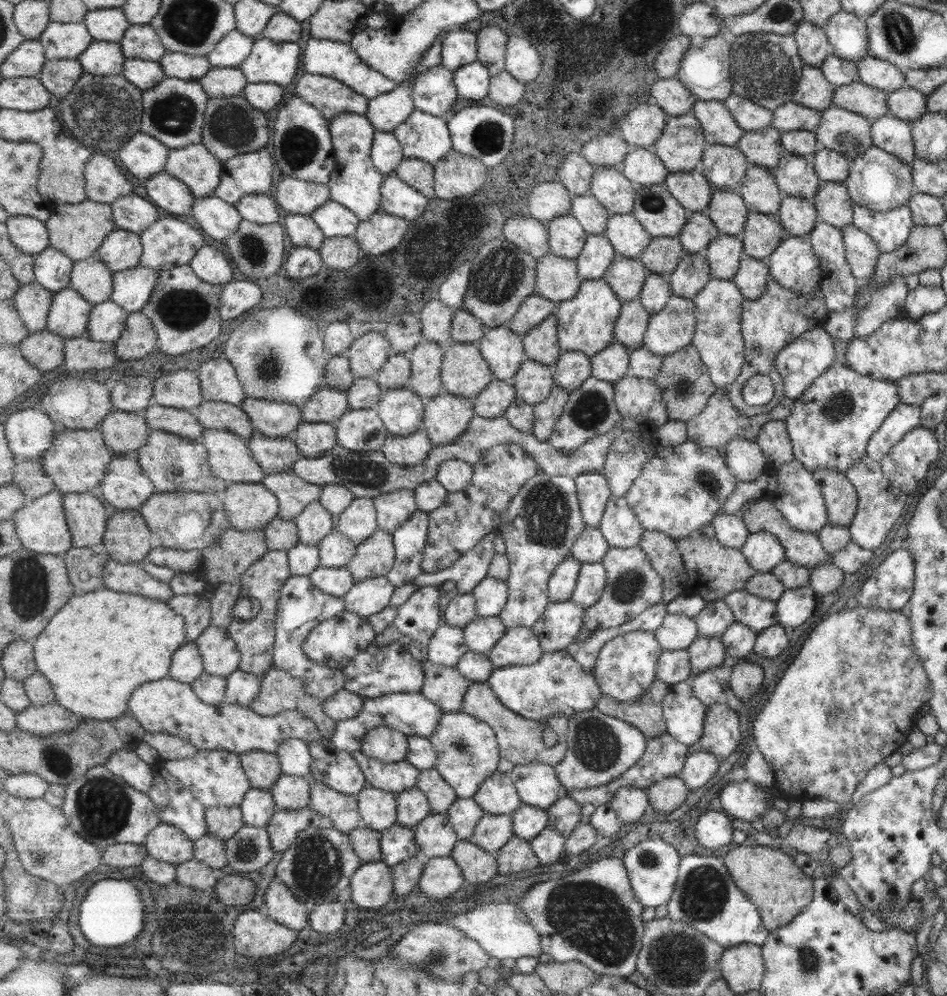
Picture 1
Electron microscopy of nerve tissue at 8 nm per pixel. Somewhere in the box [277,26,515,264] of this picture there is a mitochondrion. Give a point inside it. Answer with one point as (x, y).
(299, 148)

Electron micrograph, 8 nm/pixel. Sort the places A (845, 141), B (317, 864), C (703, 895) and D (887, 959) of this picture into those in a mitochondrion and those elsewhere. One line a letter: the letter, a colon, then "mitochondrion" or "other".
A: mitochondrion
B: mitochondrion
C: mitochondrion
D: other

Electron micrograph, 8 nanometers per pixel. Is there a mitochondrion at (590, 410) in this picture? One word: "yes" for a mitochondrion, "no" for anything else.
yes

